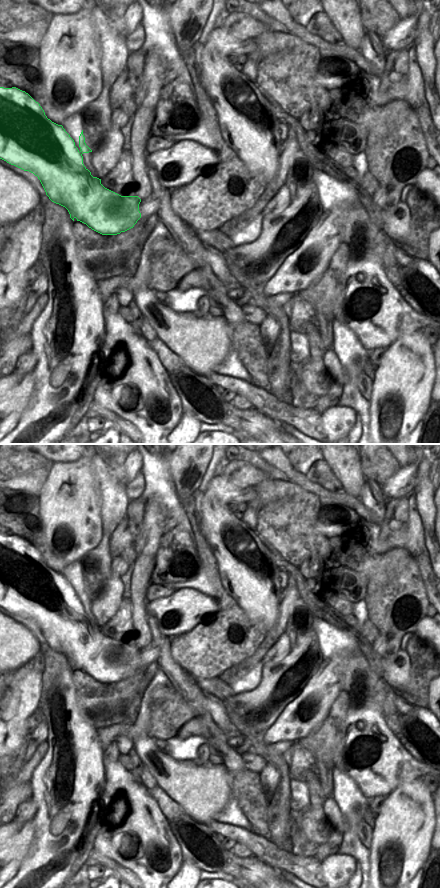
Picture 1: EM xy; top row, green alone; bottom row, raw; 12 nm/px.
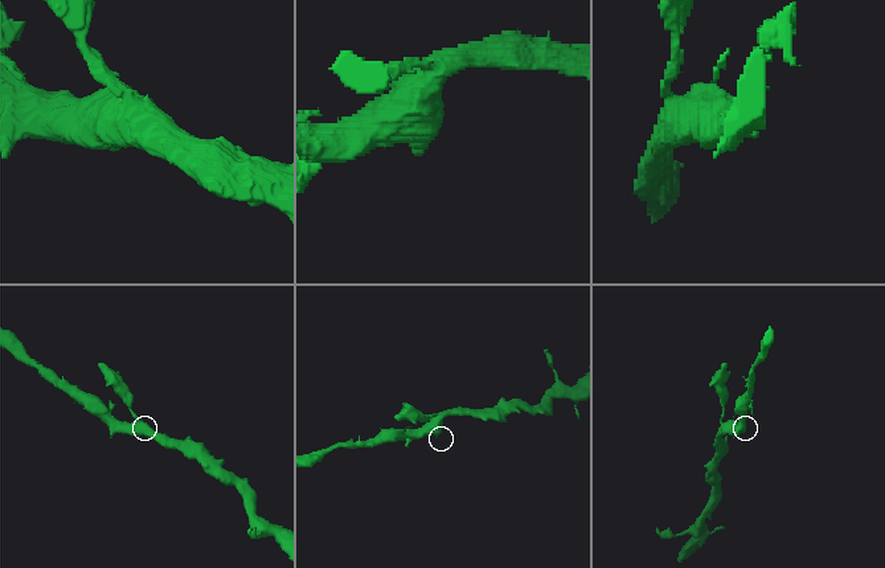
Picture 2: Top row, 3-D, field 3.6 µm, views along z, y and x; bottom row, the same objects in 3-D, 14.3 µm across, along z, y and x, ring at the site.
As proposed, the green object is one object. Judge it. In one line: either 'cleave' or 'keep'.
keep

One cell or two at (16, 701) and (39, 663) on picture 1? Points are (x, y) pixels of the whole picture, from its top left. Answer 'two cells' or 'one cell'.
two cells

